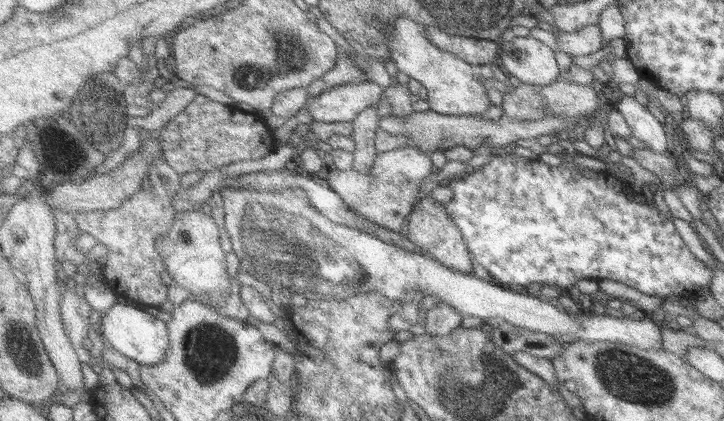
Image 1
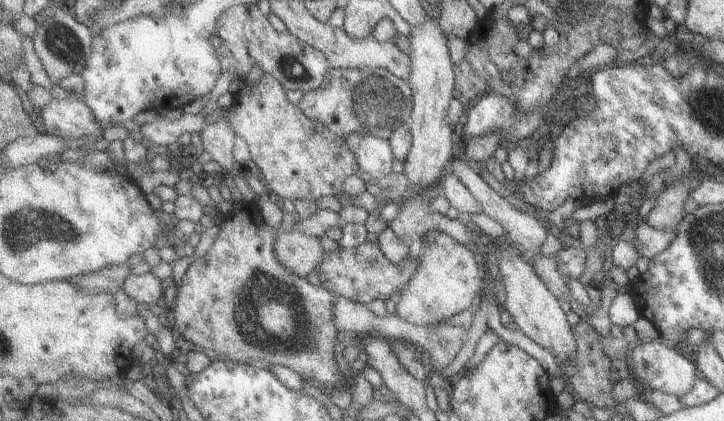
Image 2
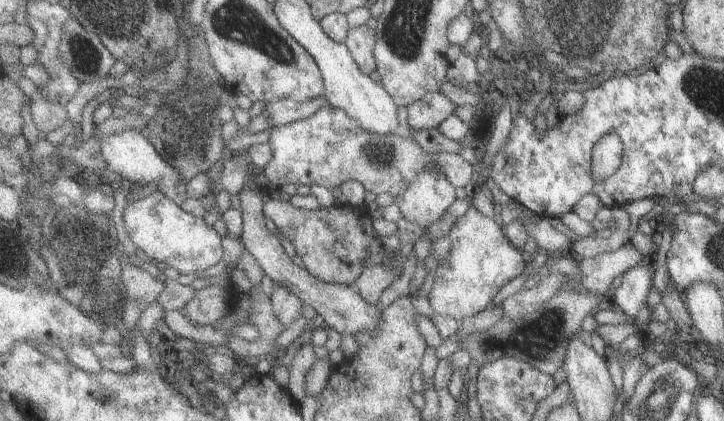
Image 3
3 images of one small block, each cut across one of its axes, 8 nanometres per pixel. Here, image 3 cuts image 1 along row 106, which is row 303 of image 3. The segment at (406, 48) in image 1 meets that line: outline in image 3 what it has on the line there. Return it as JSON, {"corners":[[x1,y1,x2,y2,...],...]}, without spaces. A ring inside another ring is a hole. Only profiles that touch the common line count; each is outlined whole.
{"corners":[[475,206,469,208,455,222,455,226,449,232,449,238,451,238,449,256,435,270,429,306,437,316,455,318,461,324,469,316,481,314,487,306,491,306,497,292,513,278,523,274,529,256,509,242,505,228,497,224,497,218,481,214]]}

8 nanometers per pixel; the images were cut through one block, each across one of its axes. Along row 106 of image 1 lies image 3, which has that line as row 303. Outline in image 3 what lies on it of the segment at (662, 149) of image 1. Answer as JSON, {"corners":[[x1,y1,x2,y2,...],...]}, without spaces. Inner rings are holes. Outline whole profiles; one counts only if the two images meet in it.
{"corners":[[651,262,633,266,623,274,621,286,611,292,609,300,613,302,613,306,621,308,631,320,635,320,643,304,647,304,647,298,653,290,653,278,655,276,651,270]]}

